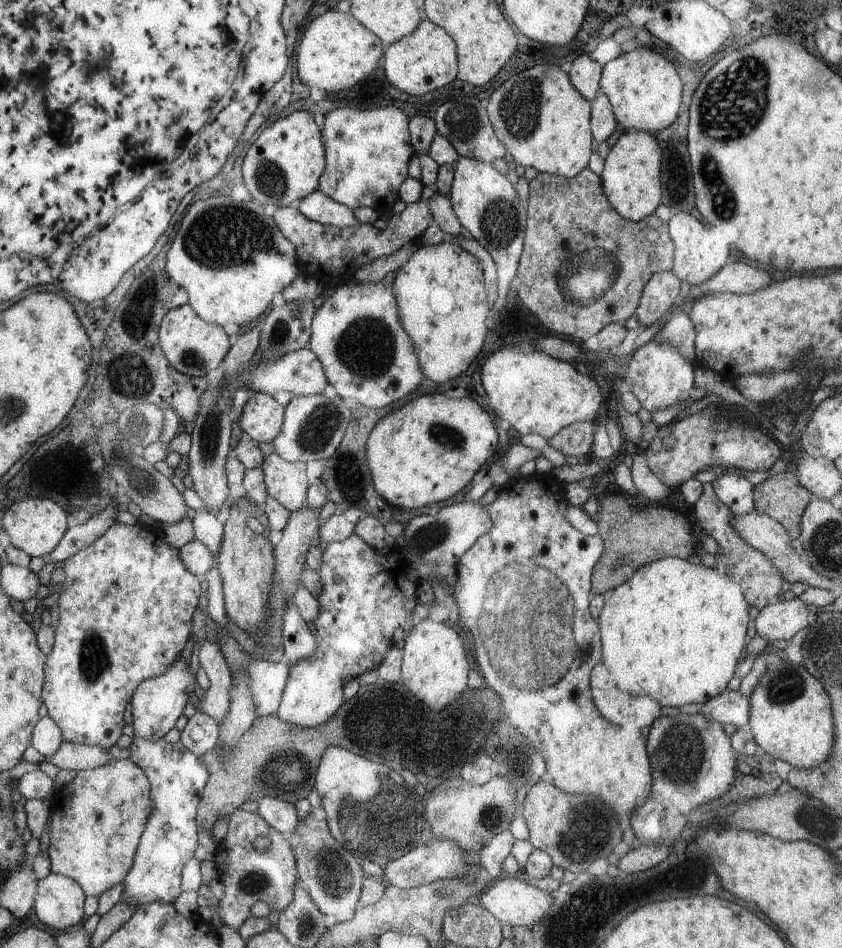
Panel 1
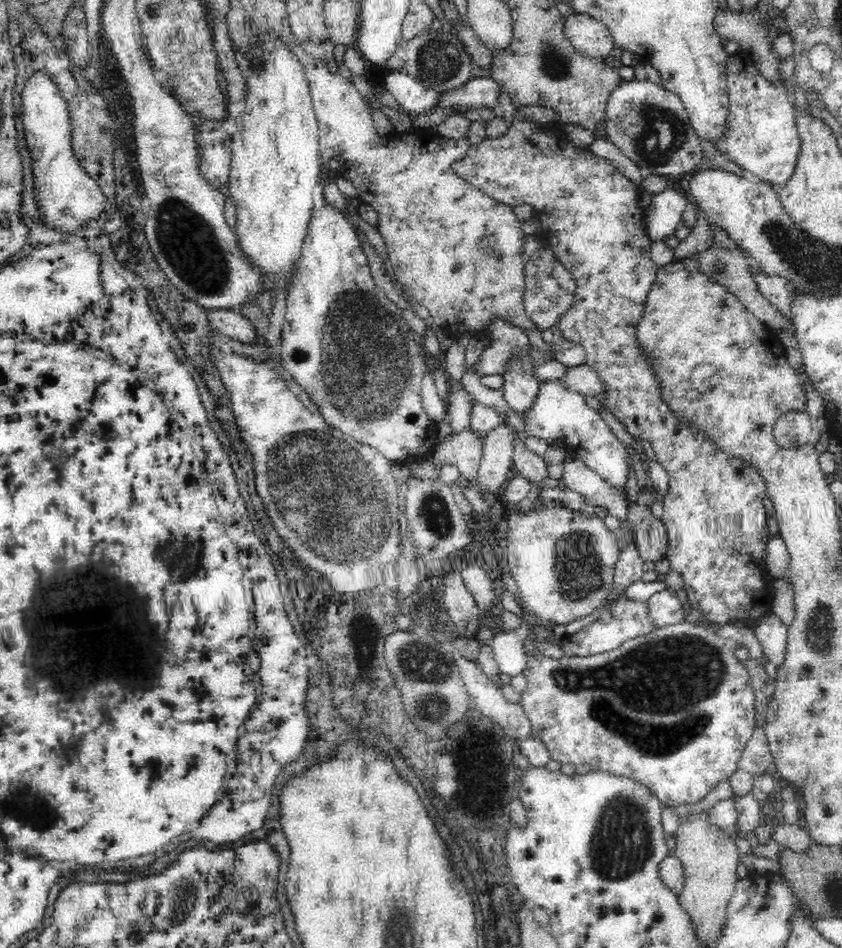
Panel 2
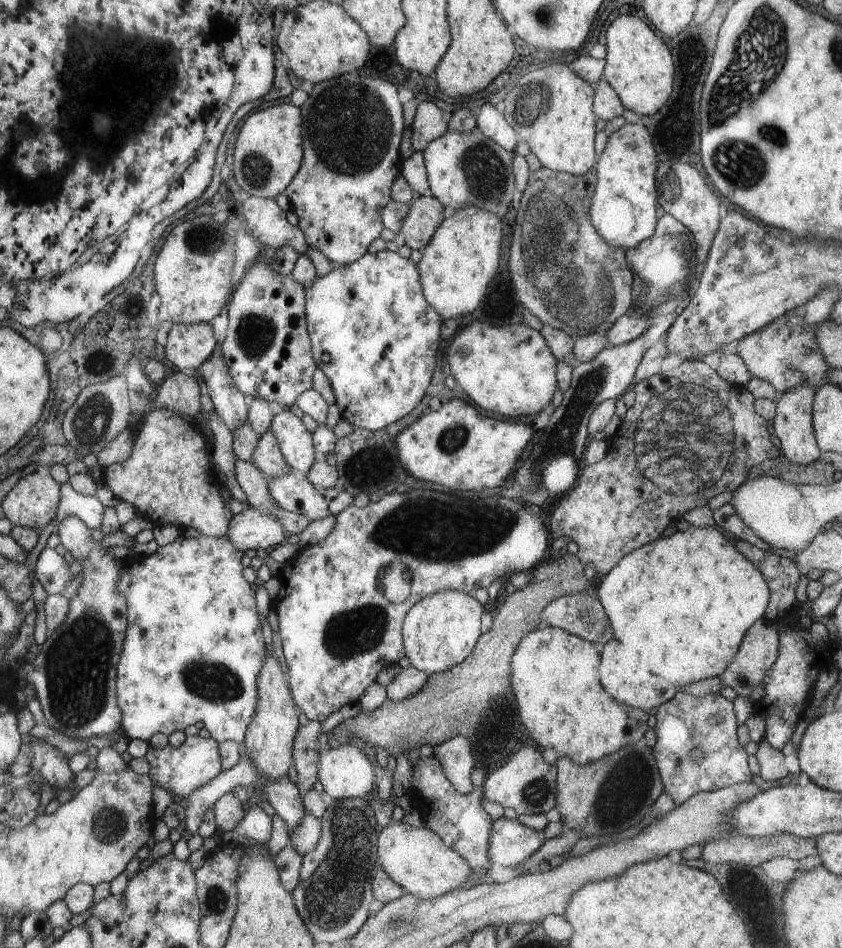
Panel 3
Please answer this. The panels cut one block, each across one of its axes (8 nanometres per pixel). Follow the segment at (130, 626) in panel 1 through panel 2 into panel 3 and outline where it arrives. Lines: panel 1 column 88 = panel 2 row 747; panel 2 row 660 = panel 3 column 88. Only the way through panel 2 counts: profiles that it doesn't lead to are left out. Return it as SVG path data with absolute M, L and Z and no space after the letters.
M69 480L62 484L61 506L58 509L54 533L60 536L62 546L74 556L74 560L82 564L82 586L76 597L70 601L68 618L52 632L48 632L46 627L44 606L35 606L37 619L34 640L39 646L39 653L30 664L23 662L17 670L17 674L32 684L46 718L46 725L67 737L80 740L114 734L122 725L124 717L117 703L117 665L125 643L129 618L126 616L126 598L116 590L120 578L118 570L123 560L116 558L110 548L102 546L101 542L96 542L92 538L92 530L100 529L102 526L104 508L96 496L86 496L76 492L70 486Z

